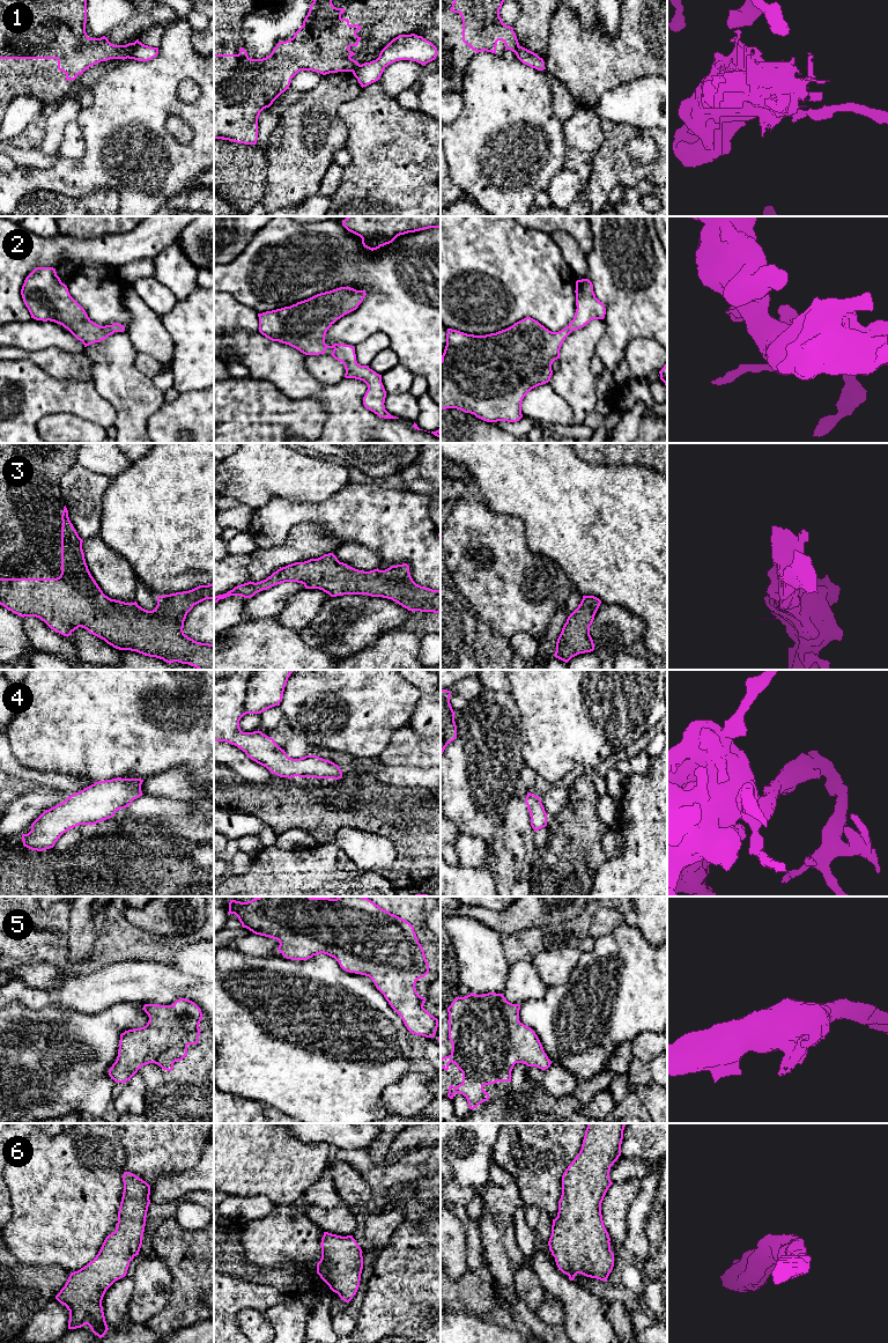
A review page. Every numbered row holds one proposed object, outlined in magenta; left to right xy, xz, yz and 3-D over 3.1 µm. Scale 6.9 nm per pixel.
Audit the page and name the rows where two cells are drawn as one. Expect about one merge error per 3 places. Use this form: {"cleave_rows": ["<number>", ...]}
{"cleave_rows": ["1"]}

